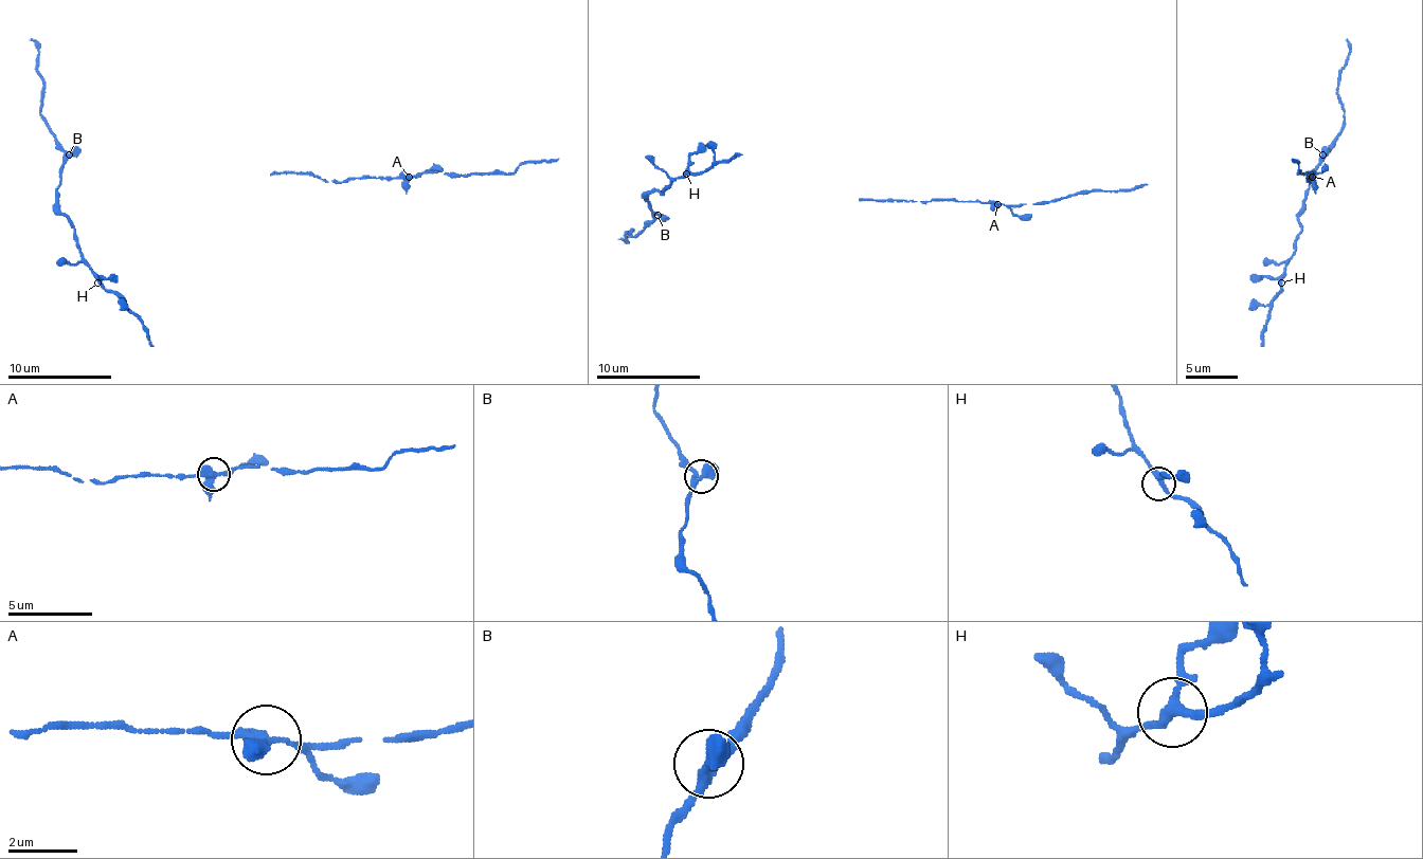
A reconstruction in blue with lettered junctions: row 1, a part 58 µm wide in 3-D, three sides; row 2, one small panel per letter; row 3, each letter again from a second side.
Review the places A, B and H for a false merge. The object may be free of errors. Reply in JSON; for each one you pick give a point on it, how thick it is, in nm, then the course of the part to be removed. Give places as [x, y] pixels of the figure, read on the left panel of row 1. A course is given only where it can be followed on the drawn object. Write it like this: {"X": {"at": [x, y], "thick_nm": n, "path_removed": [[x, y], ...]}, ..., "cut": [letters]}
{"A": {"at": [409, 177], "thick_nm": 340, "path_removed": [[408, 176], [442, 168]]}, "cut": ["A"]}

